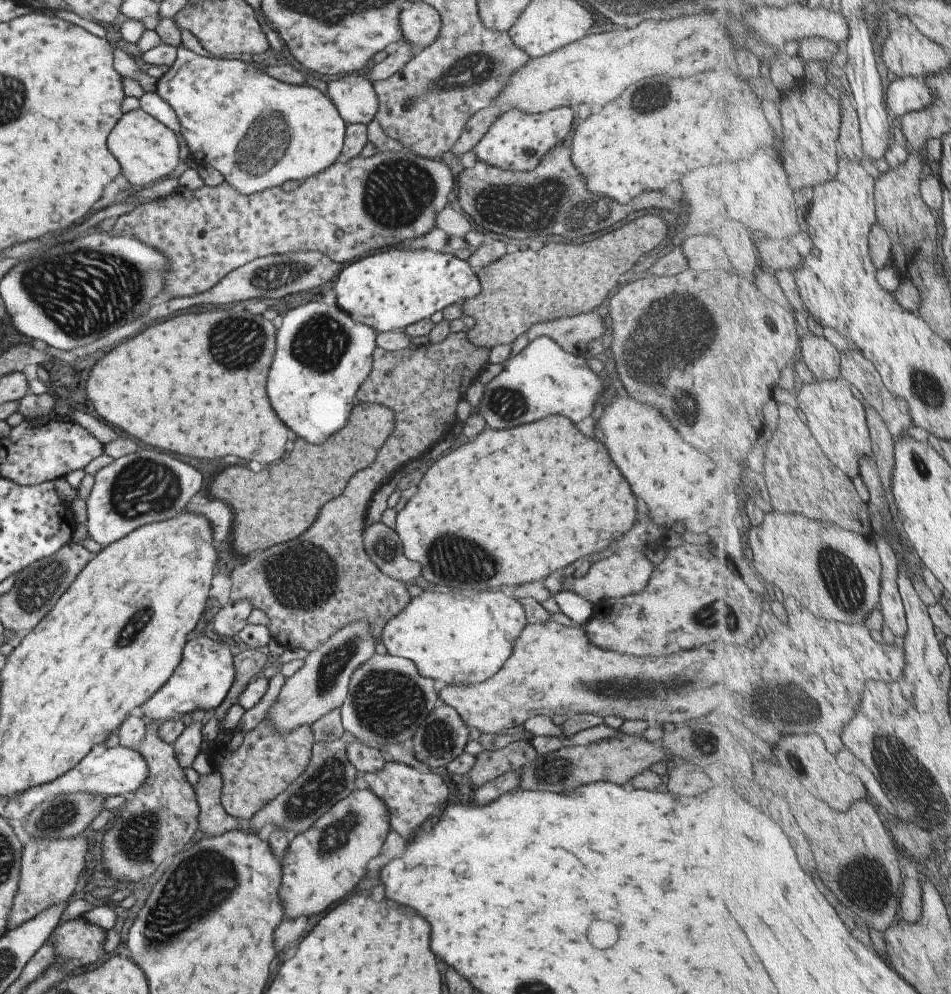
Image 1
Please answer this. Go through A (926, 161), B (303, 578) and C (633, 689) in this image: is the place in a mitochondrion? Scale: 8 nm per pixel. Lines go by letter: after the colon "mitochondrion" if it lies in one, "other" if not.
A: other
B: mitochondrion
C: mitochondrion

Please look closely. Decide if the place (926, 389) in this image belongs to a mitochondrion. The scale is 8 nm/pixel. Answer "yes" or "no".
yes

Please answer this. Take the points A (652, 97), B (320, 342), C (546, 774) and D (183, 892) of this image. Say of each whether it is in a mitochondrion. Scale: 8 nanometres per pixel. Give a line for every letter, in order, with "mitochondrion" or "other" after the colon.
A: mitochondrion
B: mitochondrion
C: mitochondrion
D: mitochondrion

